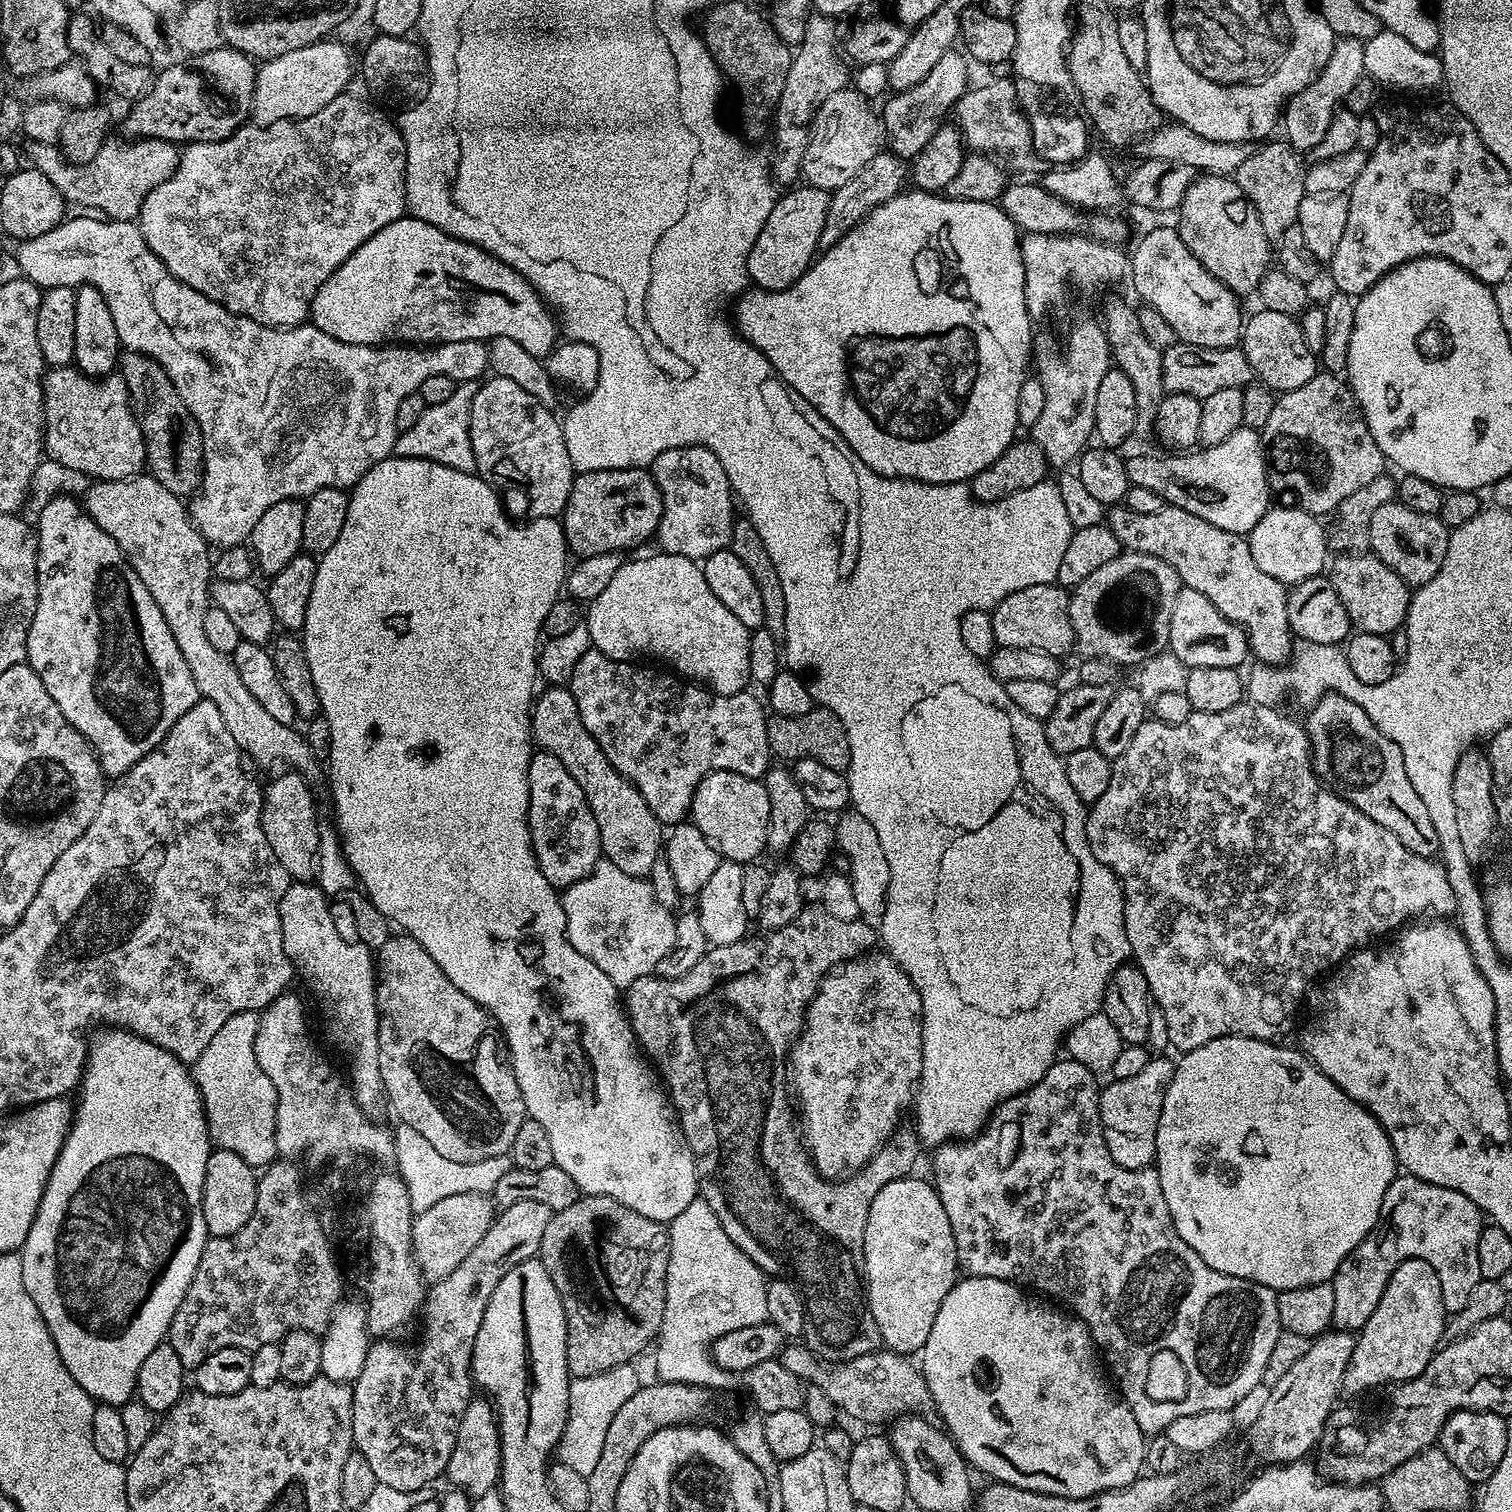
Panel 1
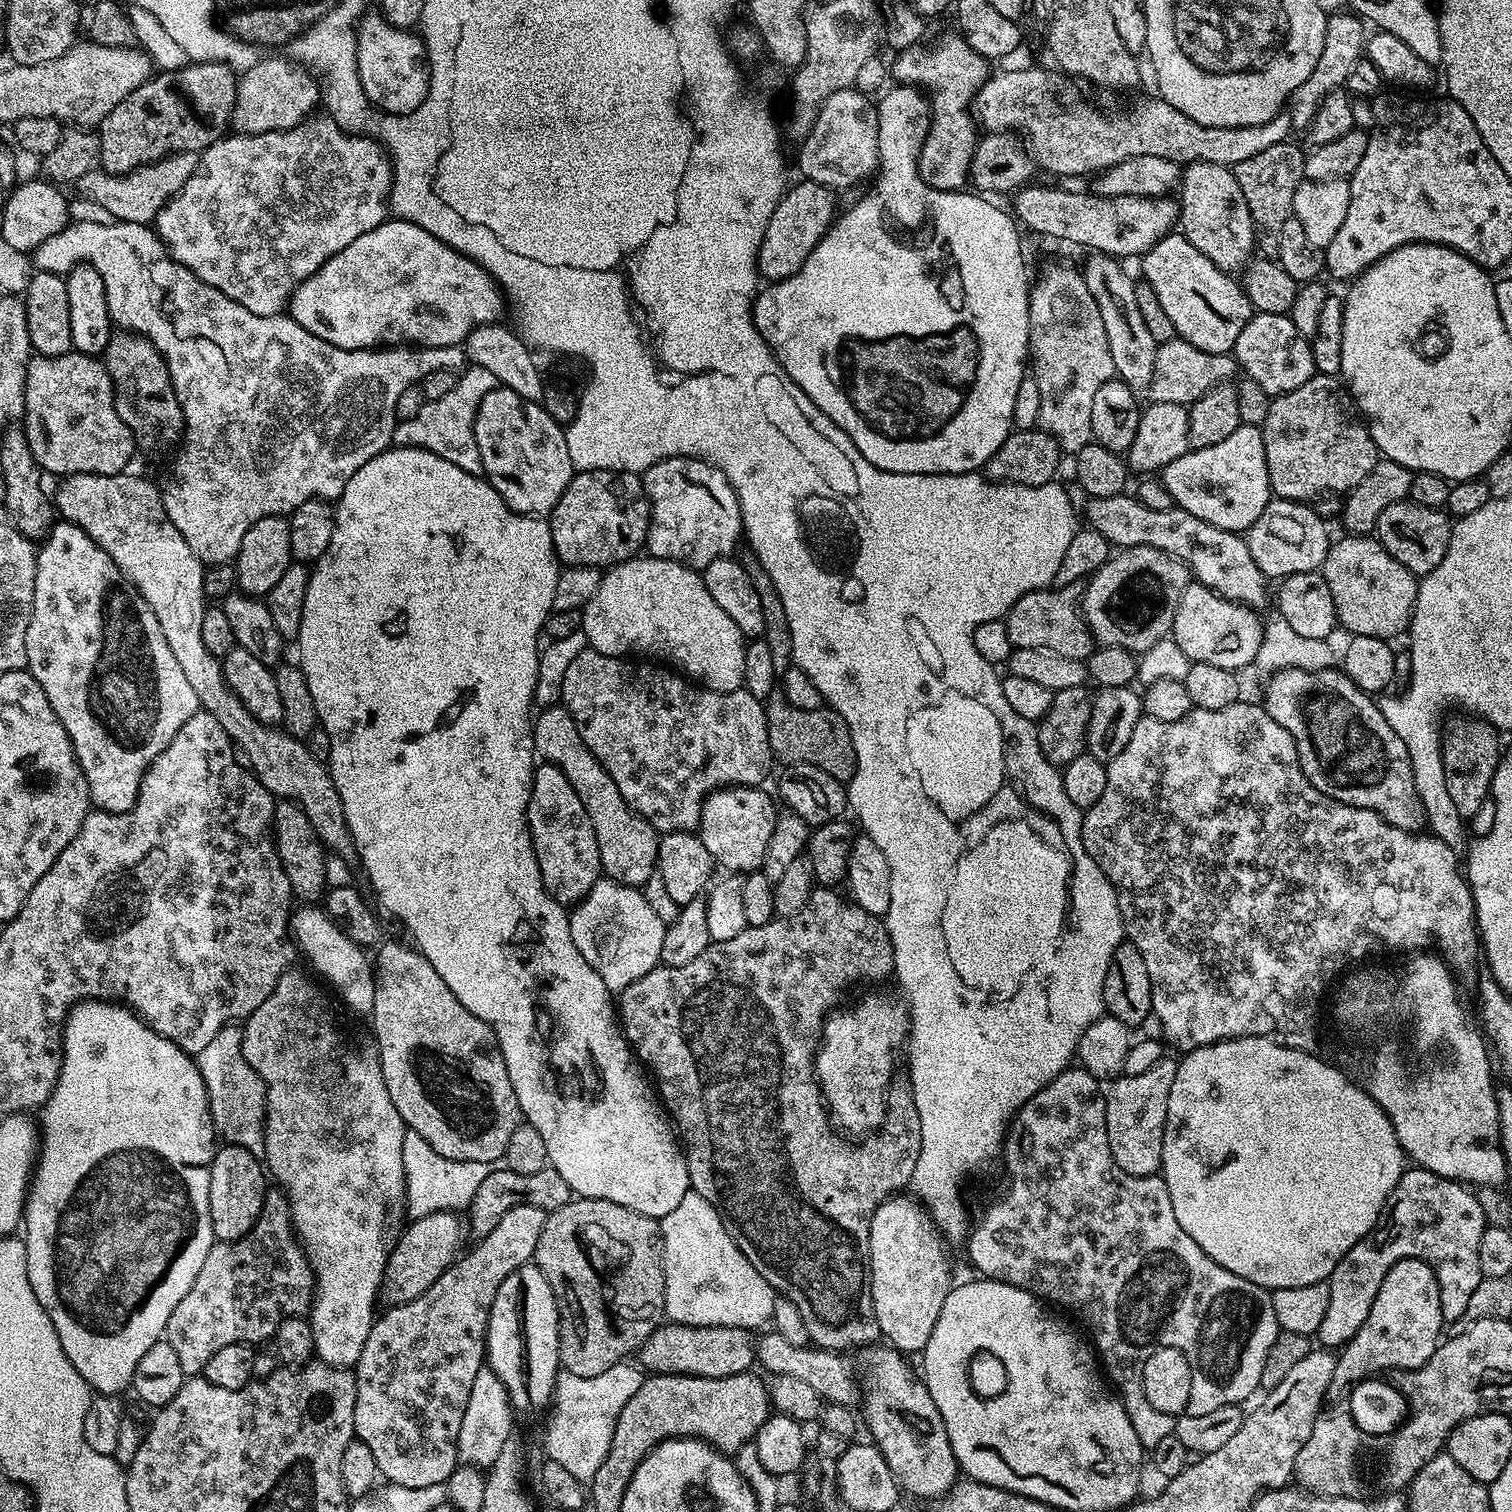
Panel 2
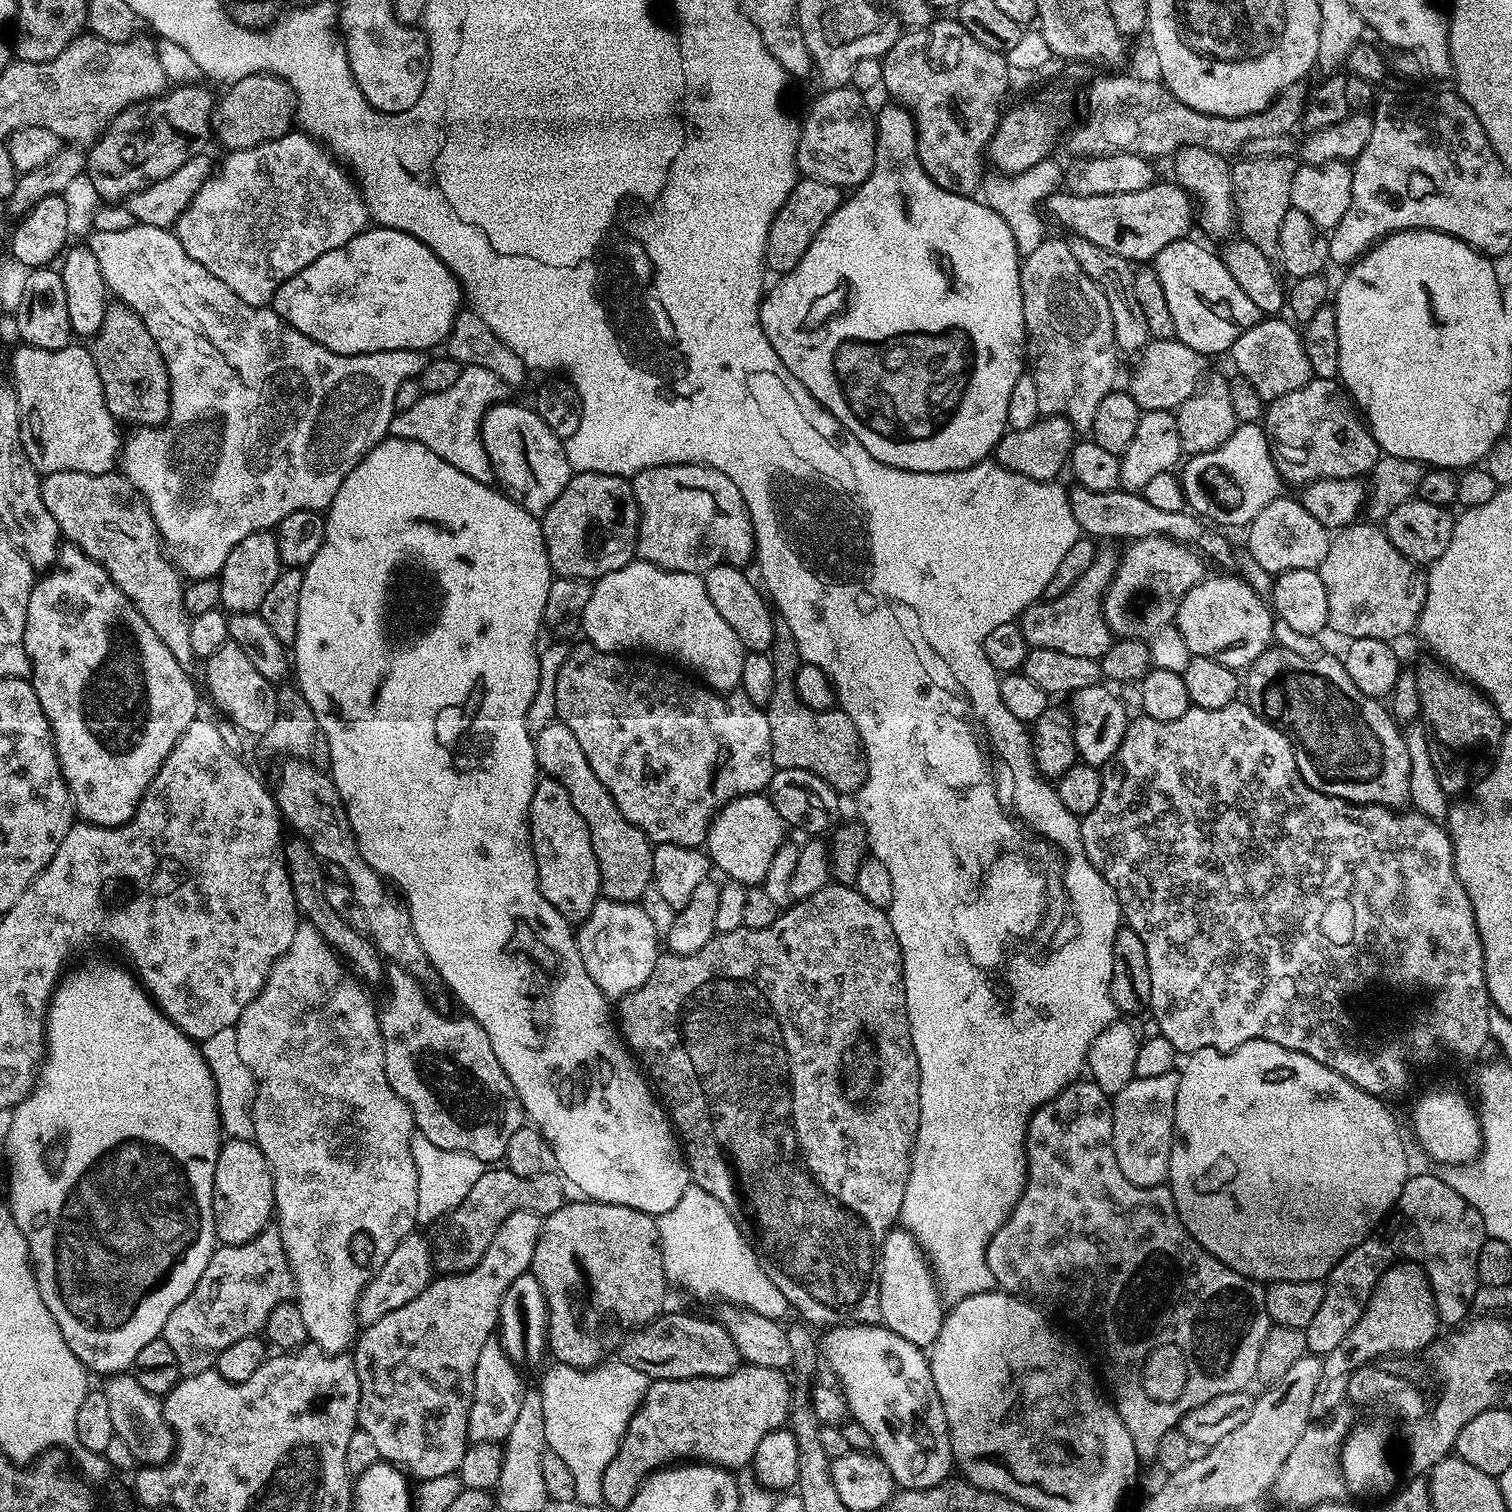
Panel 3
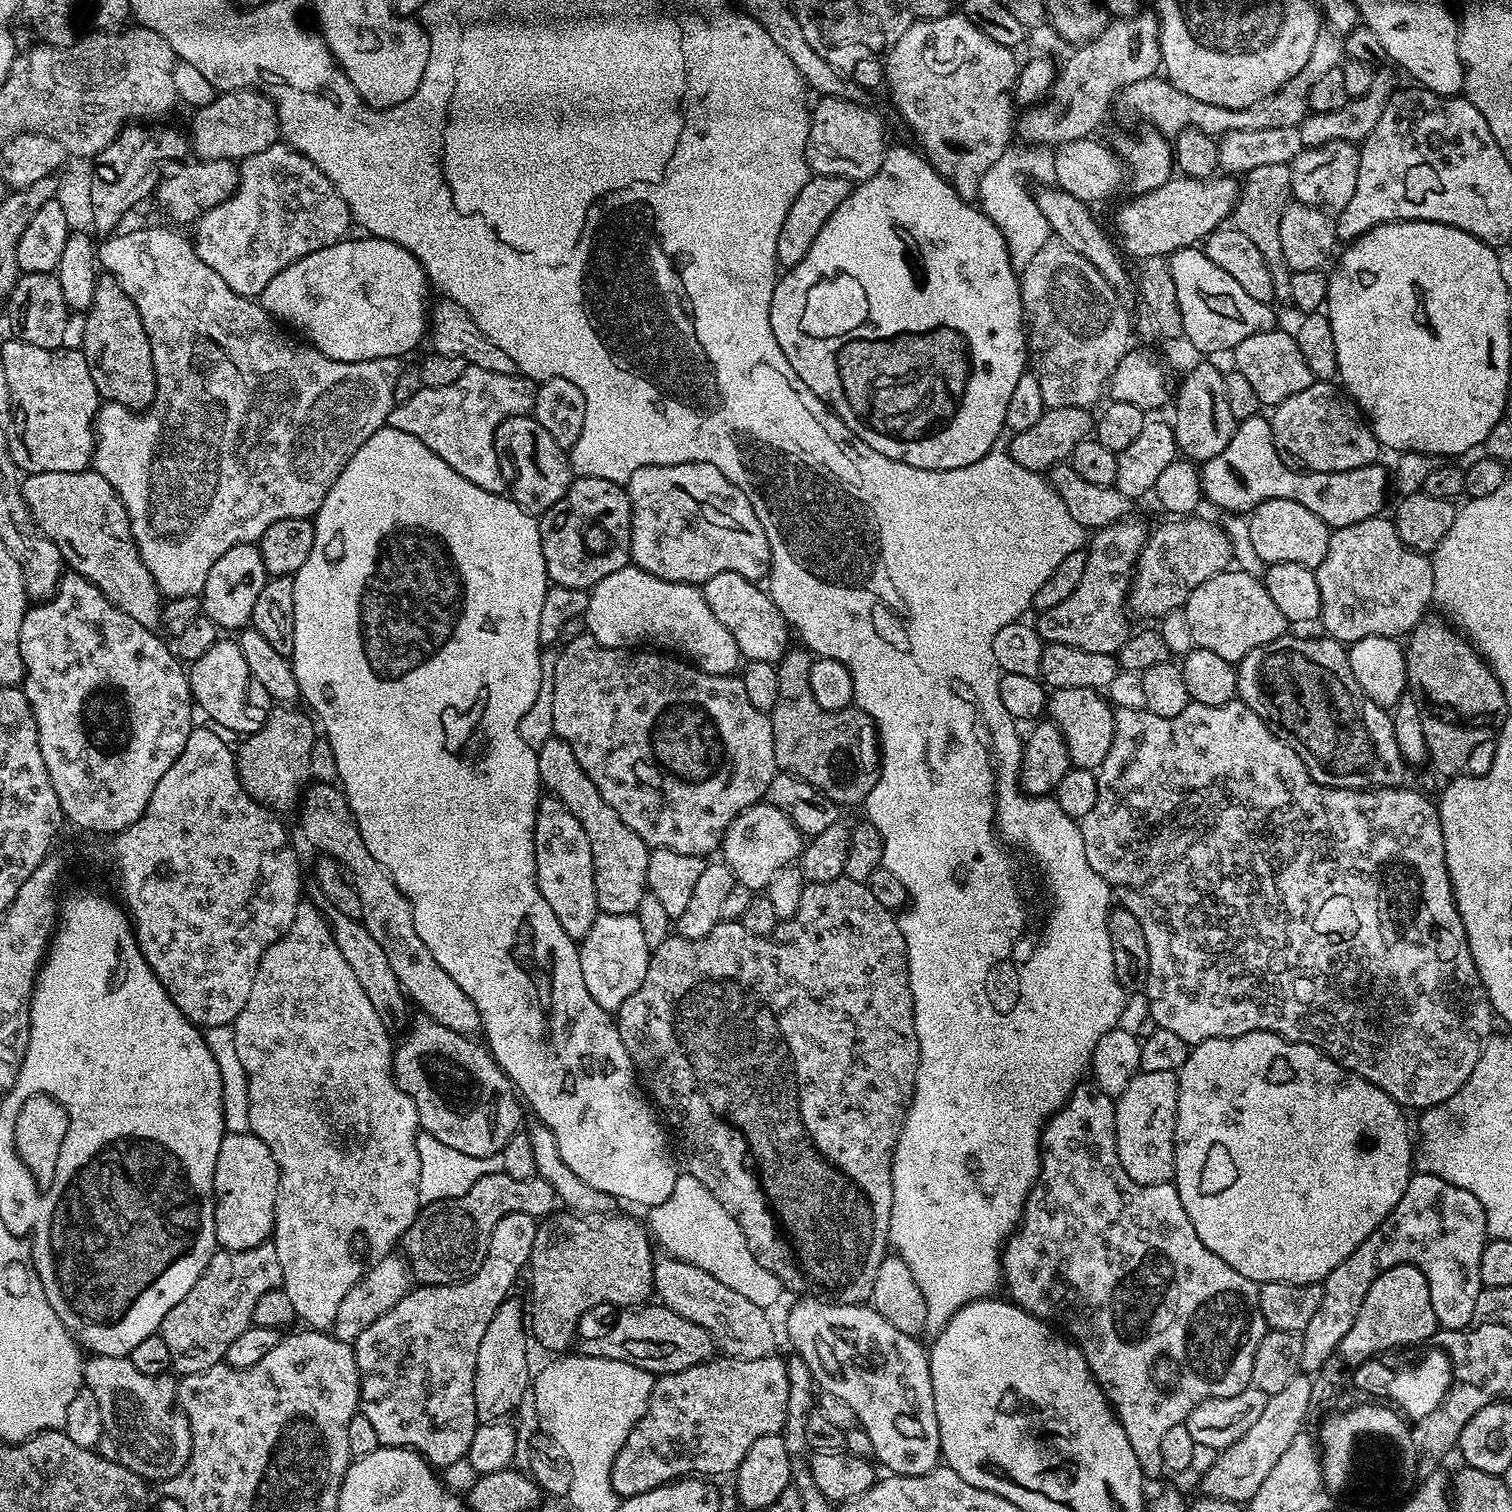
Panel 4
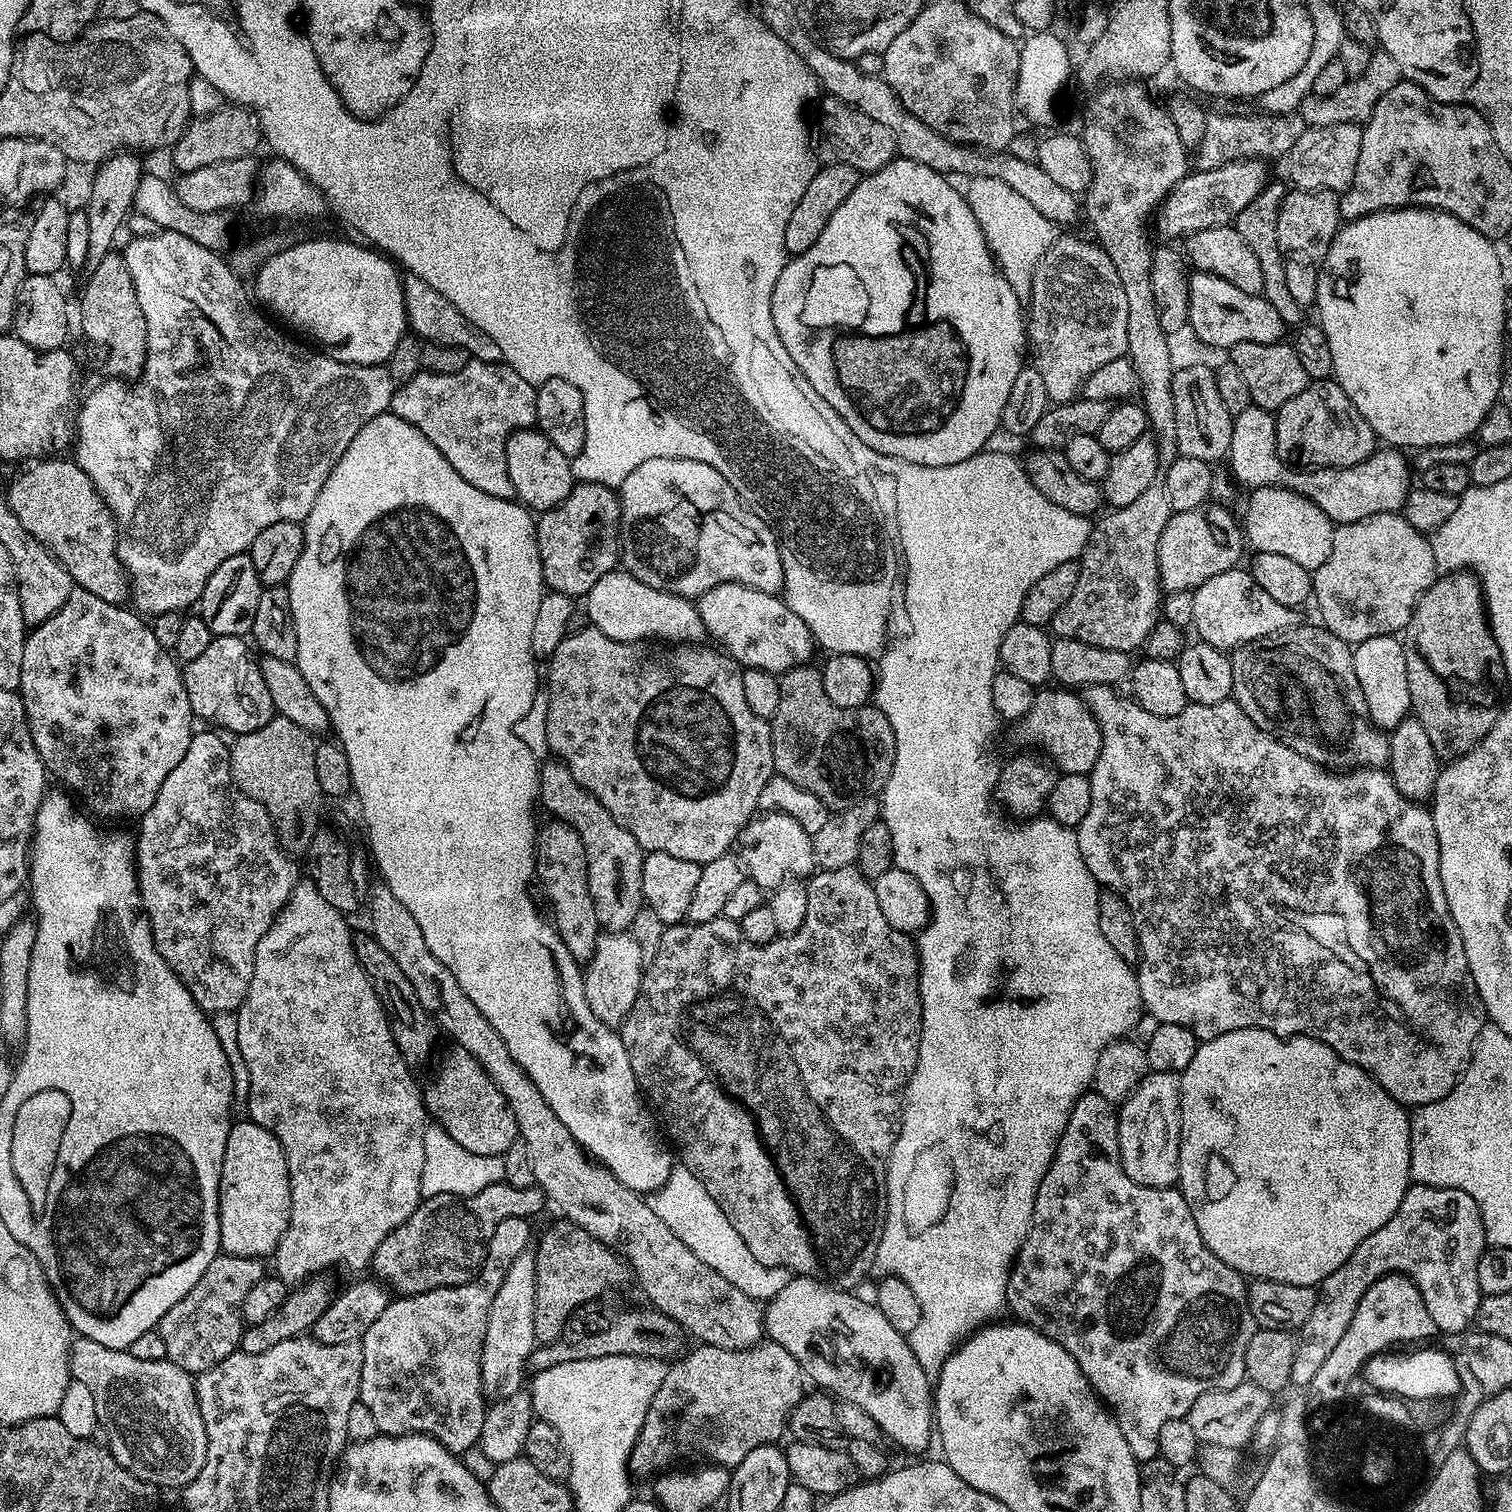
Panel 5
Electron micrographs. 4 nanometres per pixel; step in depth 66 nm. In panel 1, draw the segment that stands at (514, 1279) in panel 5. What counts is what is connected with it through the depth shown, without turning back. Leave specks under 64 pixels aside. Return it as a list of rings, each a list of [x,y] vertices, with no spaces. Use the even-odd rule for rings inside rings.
[[[473,1398],[458,1422],[458,1434],[454,1438],[454,1454],[446,1473],[453,1489],[460,1489],[475,1498],[493,1491],[500,1479],[500,1426],[496,1423],[496,1409],[488,1398]]]

